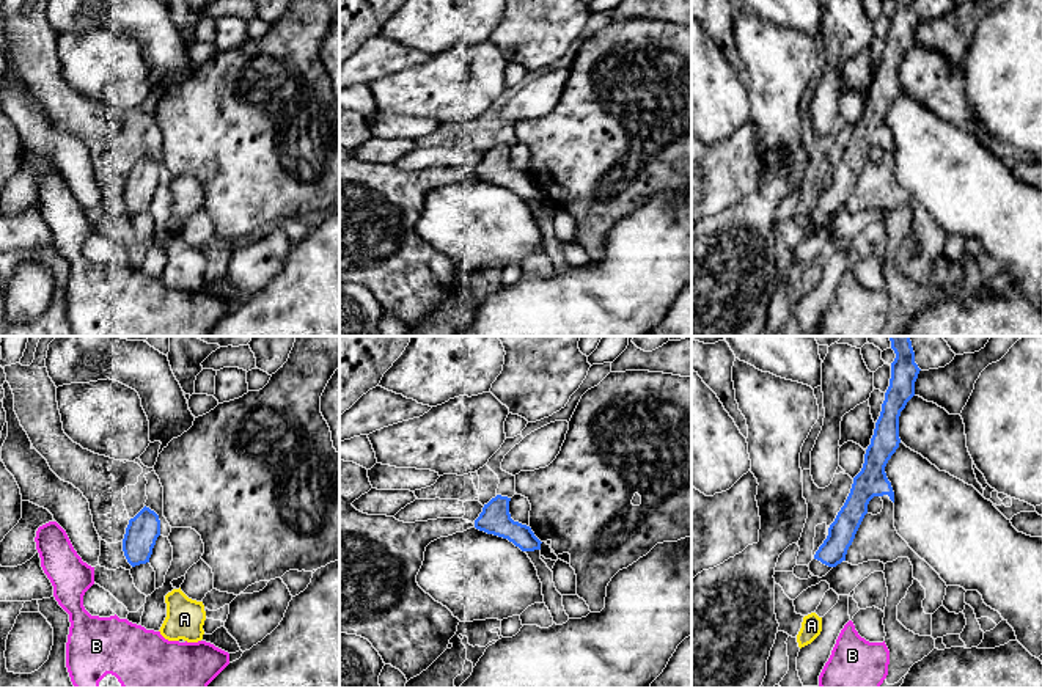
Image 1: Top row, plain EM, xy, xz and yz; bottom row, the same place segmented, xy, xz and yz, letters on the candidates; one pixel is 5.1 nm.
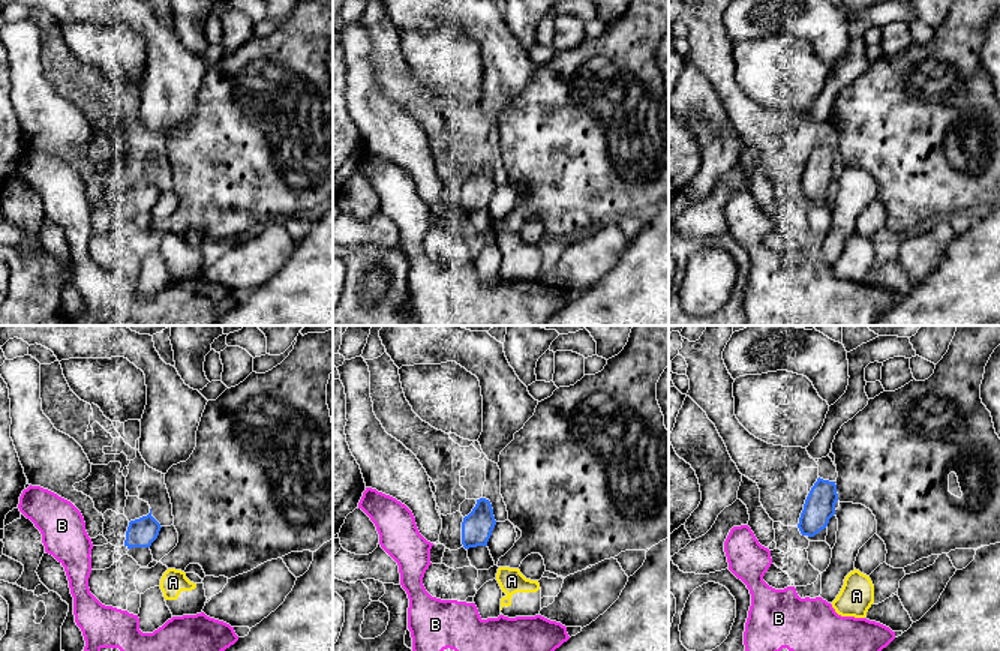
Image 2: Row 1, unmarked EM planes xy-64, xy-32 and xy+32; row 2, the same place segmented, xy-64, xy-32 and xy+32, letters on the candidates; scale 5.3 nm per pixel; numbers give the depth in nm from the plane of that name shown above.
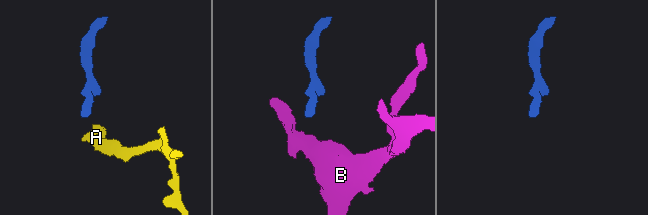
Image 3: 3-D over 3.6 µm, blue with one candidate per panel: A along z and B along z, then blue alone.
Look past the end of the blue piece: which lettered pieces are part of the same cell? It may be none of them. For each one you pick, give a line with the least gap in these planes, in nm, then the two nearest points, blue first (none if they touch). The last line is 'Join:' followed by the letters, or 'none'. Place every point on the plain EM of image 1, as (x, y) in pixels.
Join: none

